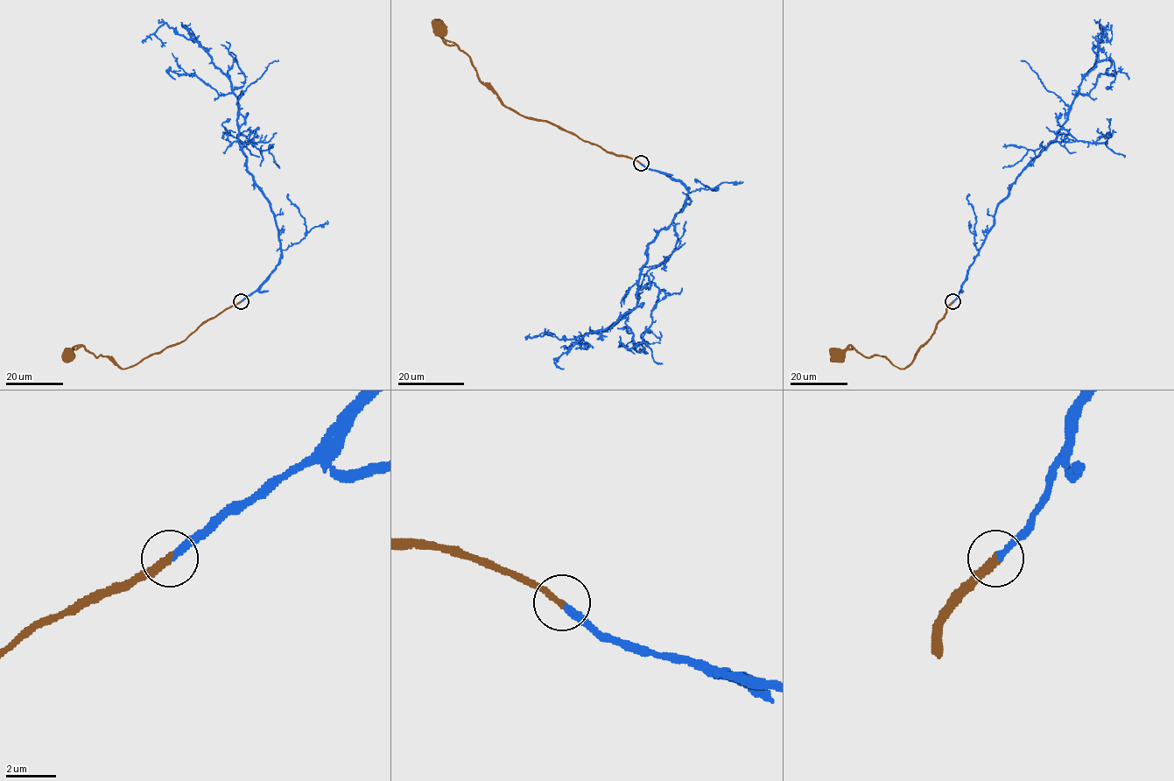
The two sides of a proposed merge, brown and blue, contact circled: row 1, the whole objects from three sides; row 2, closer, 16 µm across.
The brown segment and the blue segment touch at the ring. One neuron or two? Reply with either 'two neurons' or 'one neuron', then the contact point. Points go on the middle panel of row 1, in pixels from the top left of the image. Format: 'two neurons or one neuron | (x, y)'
one neuron | (641, 163)

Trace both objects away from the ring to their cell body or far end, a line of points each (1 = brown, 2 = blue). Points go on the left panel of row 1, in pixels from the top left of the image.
1: (241, 301), (208, 319), (182, 341), (126, 368), (107, 356), (96, 356), (83, 346), (67, 349), (68, 353)
2: (241, 301), (281, 256), (275, 214), (247, 170), (230, 80), (197, 42), (164, 23), (154, 33), (162, 47)

